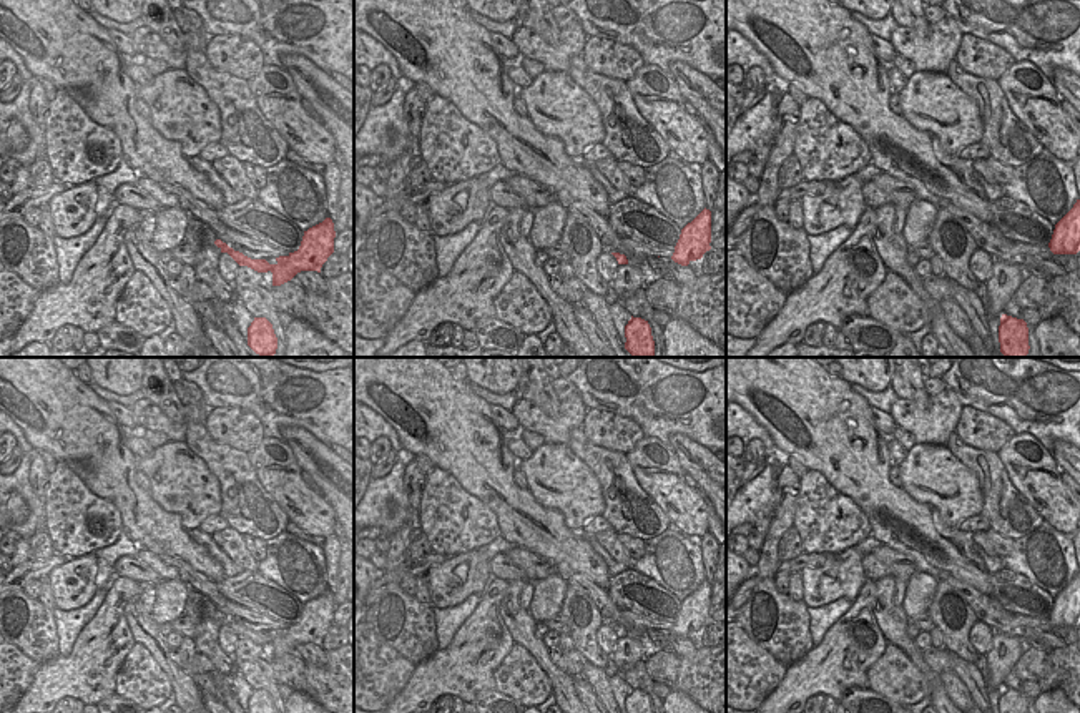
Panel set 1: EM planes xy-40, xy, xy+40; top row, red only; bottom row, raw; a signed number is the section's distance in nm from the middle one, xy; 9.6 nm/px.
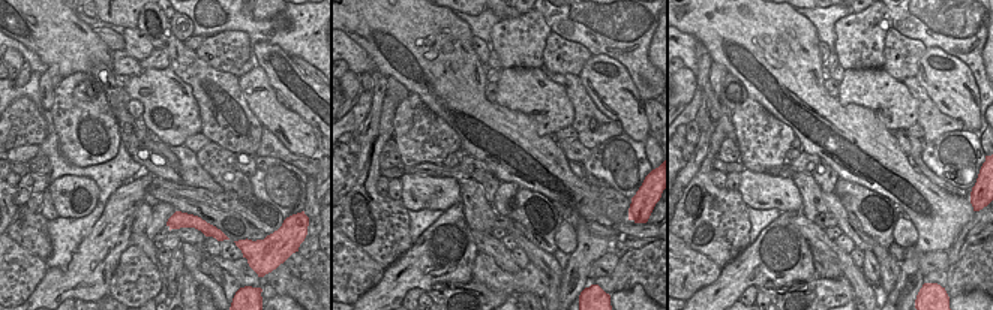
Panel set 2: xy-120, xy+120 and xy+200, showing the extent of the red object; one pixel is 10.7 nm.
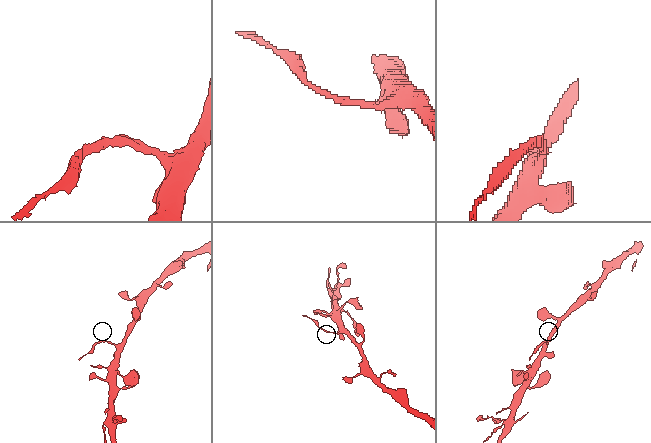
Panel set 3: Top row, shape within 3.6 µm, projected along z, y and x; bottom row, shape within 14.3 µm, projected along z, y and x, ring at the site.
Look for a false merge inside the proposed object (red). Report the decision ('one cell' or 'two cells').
two cells

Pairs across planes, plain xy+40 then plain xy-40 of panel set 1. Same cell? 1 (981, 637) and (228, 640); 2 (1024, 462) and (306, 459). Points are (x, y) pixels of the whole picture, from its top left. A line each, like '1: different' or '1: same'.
1: same
2: different

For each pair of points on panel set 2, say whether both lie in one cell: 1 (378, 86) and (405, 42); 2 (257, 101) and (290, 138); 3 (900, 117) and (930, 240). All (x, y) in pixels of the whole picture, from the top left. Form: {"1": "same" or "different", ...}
{"1": "different", "2": "same", "3": "different"}

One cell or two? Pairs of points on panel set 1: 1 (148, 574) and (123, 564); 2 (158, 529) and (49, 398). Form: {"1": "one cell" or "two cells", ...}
{"1": "one cell", "2": "one cell"}

